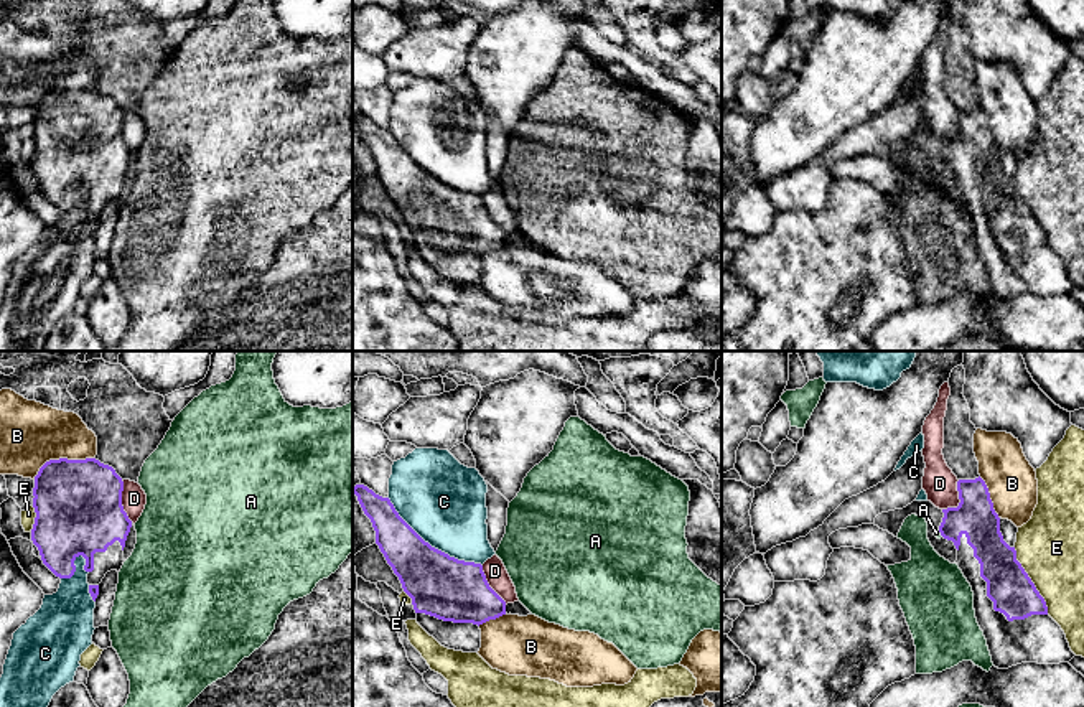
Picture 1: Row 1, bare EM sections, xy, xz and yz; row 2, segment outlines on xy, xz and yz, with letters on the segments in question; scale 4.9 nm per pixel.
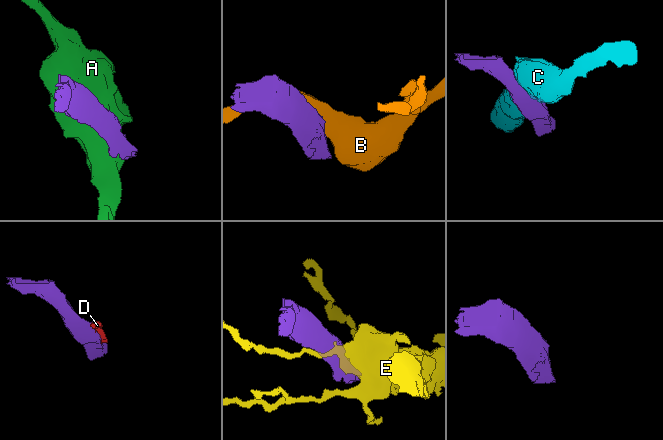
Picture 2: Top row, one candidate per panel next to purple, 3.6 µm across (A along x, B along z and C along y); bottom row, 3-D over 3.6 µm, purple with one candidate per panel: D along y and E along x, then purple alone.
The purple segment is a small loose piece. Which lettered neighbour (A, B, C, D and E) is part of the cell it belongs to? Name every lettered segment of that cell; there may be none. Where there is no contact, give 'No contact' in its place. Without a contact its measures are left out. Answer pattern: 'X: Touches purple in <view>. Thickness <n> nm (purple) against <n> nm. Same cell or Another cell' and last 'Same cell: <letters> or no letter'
A: Touches purple in yz. Thickness 200 nm (purple) against 30 nm. Another cell
B: Touches purple in xy. Thickness 420 nm (purple) against 300 nm. Another cell
C: Touches purple in xz. Thickness 300 nm (purple) against 400 nm. Another cell
D: Touches purple in xy. Thickness 420 nm (purple) against 120 nm. Another cell
E: Touches purple in yz. Thickness 220 nm (purple) against 320 nm. Another cell
Same cell: no letter

